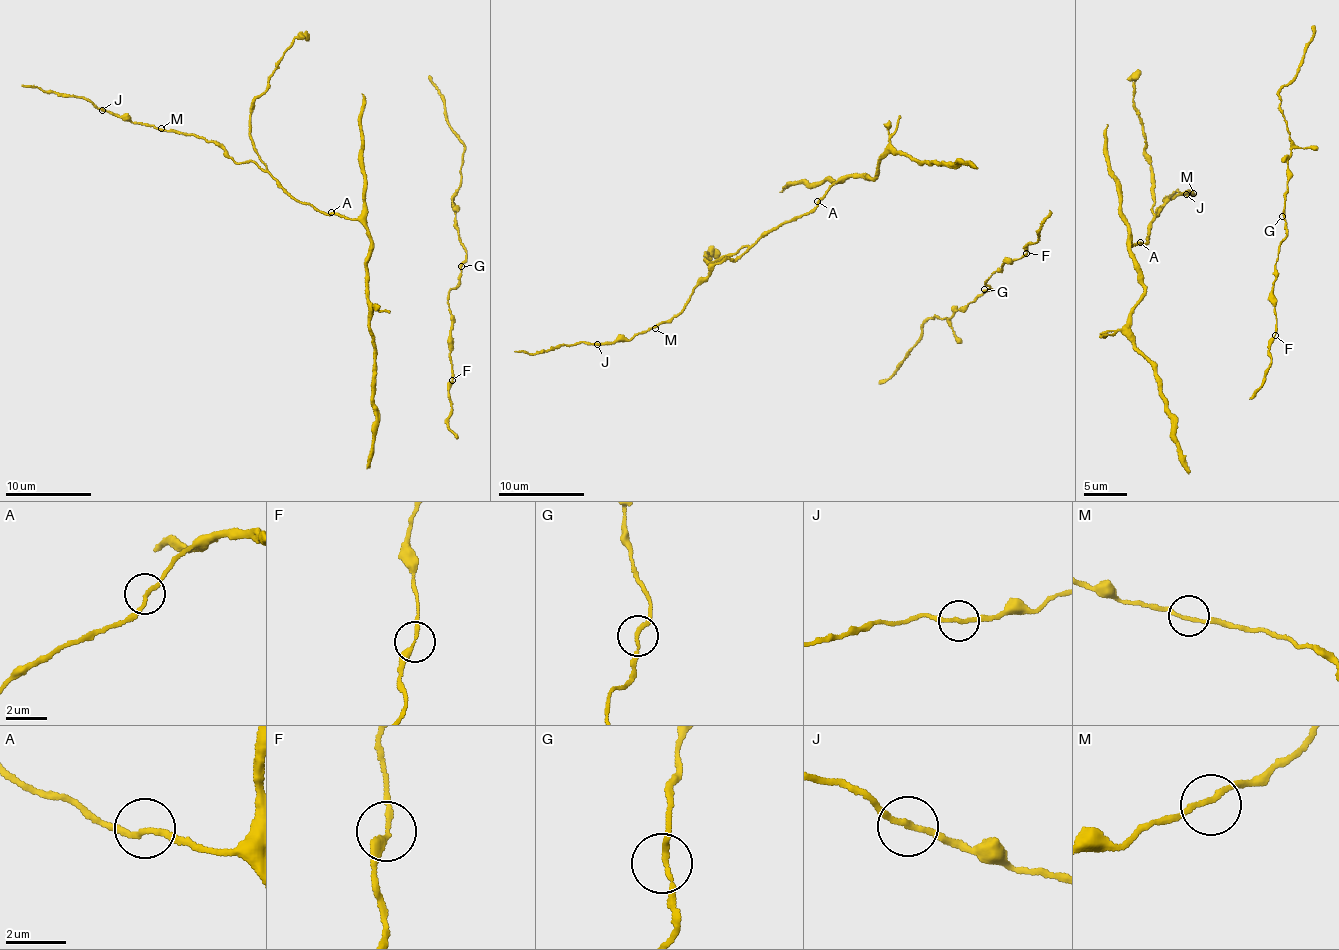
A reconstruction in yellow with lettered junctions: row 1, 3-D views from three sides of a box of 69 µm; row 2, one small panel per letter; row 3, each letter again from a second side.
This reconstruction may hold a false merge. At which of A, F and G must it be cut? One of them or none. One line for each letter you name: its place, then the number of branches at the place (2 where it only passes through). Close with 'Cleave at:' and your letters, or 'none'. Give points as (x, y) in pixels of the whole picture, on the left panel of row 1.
Cleave at: none

